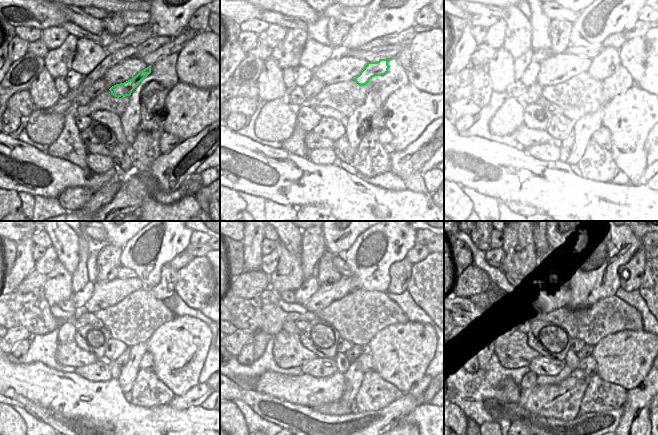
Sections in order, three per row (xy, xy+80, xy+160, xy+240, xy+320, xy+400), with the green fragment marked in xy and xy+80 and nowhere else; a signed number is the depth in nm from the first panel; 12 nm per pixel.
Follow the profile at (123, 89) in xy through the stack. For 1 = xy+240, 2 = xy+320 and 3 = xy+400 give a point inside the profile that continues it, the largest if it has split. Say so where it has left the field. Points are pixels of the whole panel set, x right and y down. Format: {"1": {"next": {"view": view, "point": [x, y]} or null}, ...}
{"1": {"next": {"view": "xy+240", "point": [166, 288]}}, "2": {"next": {"view": "xy+320", "point": [400, 272]}}, "3": {"next": {"view": "xy+400", "point": [630, 274]}}}

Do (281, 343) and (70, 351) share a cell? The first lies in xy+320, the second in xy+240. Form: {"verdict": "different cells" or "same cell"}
{"verdict": "same cell"}

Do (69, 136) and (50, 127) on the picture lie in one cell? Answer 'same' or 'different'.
different

